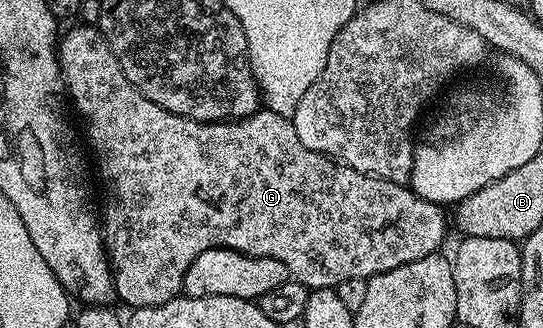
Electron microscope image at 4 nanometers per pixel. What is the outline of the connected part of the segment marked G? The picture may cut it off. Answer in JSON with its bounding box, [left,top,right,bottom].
[58,23,450,309]

